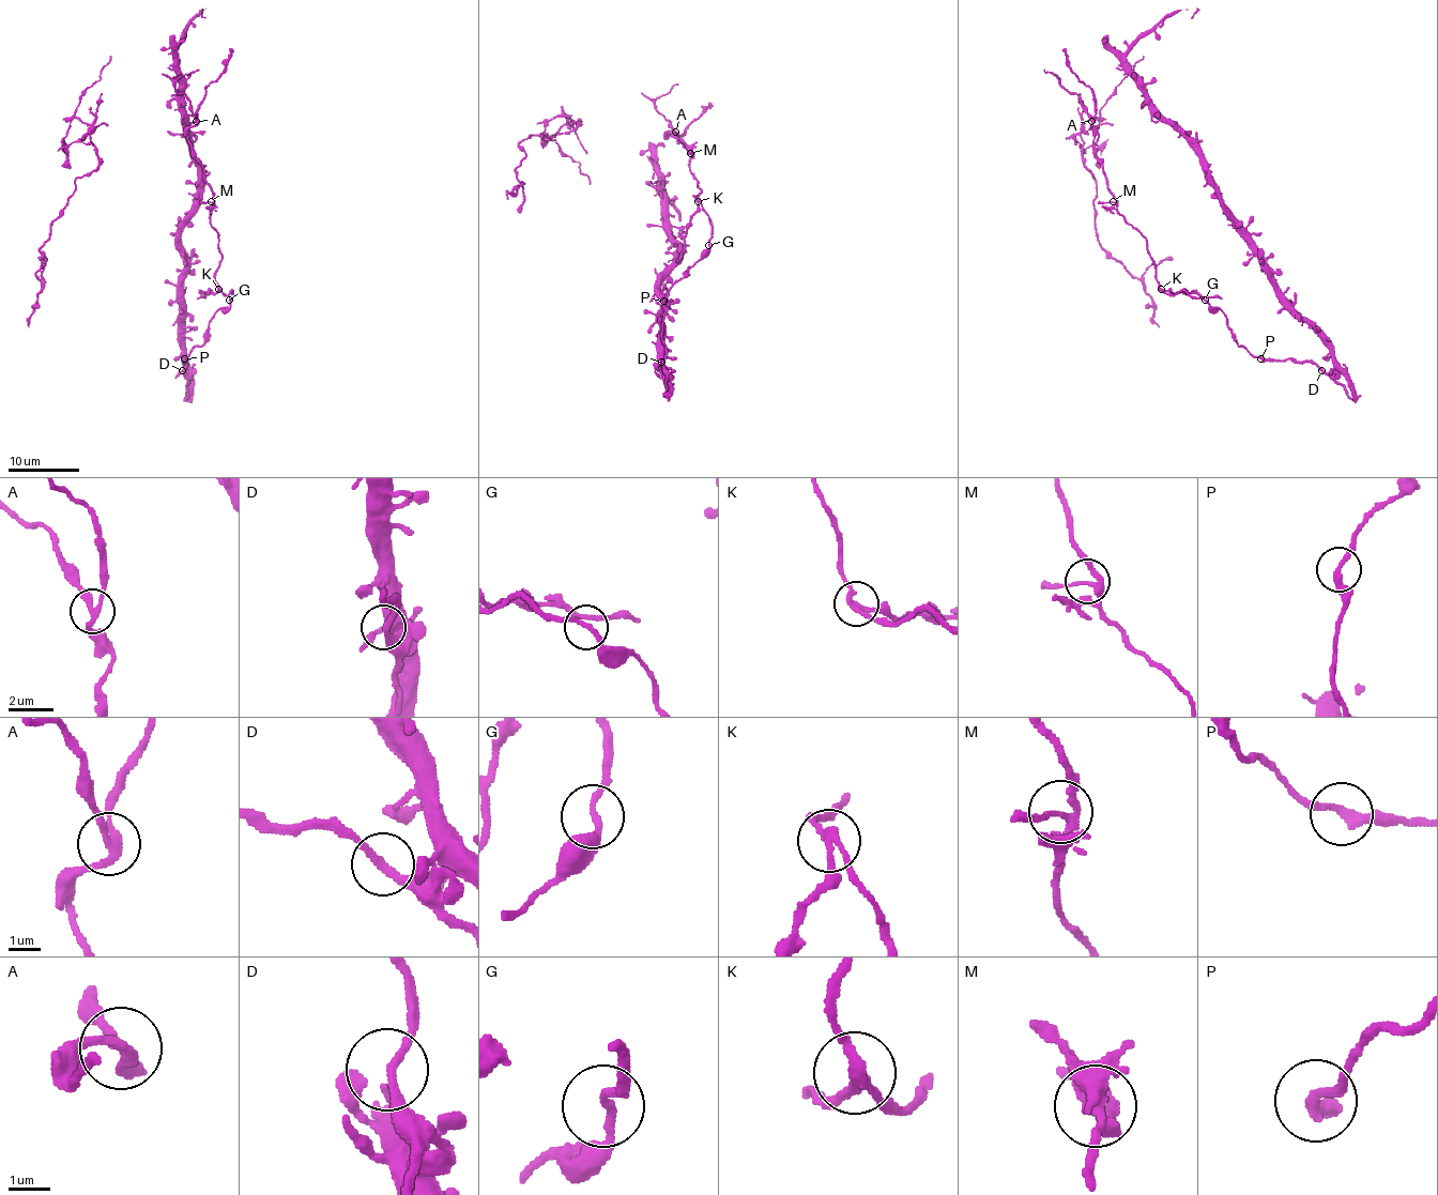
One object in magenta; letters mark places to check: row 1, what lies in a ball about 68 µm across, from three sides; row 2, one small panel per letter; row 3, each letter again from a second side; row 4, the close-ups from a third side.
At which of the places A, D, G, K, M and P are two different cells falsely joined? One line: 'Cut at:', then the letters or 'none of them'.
Cut at: A, K

